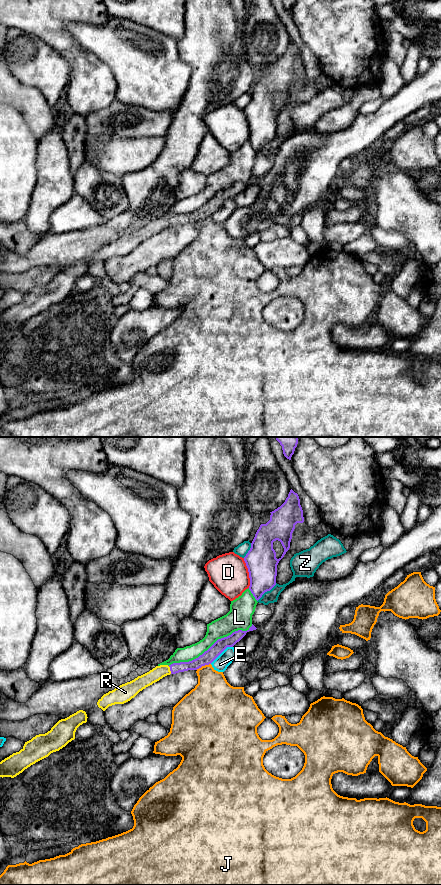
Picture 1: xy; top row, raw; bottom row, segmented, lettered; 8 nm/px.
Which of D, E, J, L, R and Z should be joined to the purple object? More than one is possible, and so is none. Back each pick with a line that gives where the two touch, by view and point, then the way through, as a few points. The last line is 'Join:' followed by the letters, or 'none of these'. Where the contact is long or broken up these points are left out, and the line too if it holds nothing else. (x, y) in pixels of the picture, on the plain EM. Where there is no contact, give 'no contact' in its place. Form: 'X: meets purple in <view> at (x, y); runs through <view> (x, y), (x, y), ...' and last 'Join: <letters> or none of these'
R: meets purple in xy at (170, 222); runs through xy (197, 215), (175, 219), (170, 222), (162, 222), (157, 225)
Join: R

